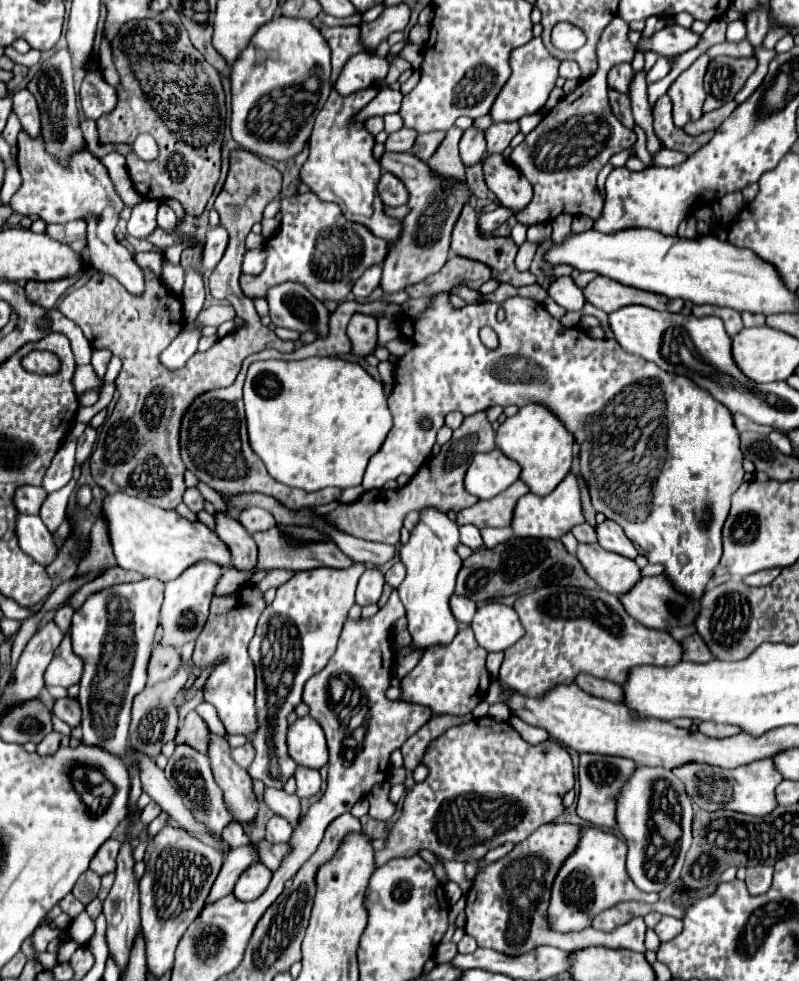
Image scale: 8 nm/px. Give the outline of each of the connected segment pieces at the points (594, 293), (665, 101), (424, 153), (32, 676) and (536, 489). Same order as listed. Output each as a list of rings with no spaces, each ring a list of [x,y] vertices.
[[[595,277],[585,289],[585,299],[593,303],[595,307],[603,309],[605,313],[611,313],[615,309],[621,309],[625,305],[647,305],[657,311],[671,311],[677,313],[683,307],[683,299],[671,299],[659,293],[641,291],[629,285],[623,285],[609,277]]]
[[[667,95],[659,97],[653,117],[655,117],[655,121],[653,121],[655,135],[667,149],[675,149],[675,151],[691,155],[693,151],[697,151],[701,145],[705,145],[713,137],[713,131],[705,131],[705,133],[693,137],[693,135],[687,135],[681,127],[677,127],[673,123],[673,105]]]
[[[425,133],[425,135],[419,135],[415,139],[413,147],[411,147],[413,155],[421,157],[421,161],[427,161],[435,153],[435,149],[443,141],[443,137],[445,137],[445,133]]]
[[[47,621],[39,631],[29,639],[25,651],[15,669],[15,683],[9,683],[1,695],[1,707],[9,707],[27,699],[35,699],[43,689],[43,673],[61,643],[63,633],[55,621]]]
[[[533,403],[521,407],[517,415],[507,417],[495,433],[495,443],[497,449],[521,465],[521,481],[529,485],[531,493],[535,495],[549,495],[571,469],[573,435],[543,405]]]

